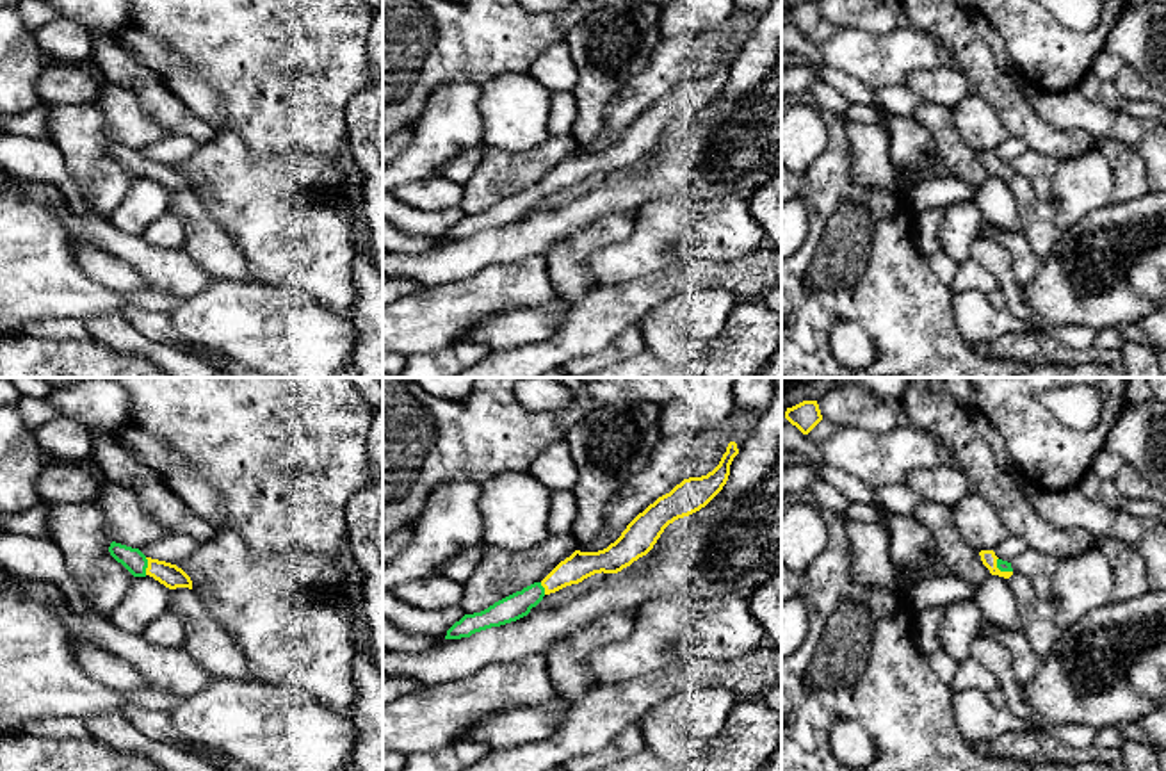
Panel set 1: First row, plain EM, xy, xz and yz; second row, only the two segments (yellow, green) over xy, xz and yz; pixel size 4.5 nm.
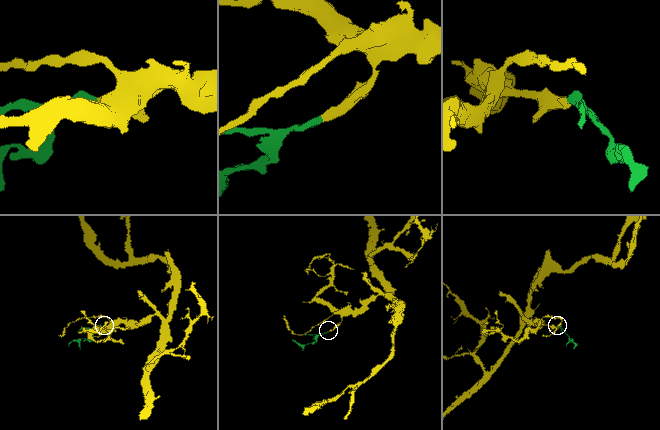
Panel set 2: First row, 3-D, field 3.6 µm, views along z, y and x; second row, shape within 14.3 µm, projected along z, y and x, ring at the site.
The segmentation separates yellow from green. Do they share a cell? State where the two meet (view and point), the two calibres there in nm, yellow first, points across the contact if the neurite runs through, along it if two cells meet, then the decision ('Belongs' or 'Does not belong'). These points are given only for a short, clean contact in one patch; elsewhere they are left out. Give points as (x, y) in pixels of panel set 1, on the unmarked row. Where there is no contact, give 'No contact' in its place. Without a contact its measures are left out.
Touches yellow at xy (148, 168). Thickness 100 nm (yellow) against 100 nm. Path across: xy (170, 177), (148, 168), (132, 161). Belongs

